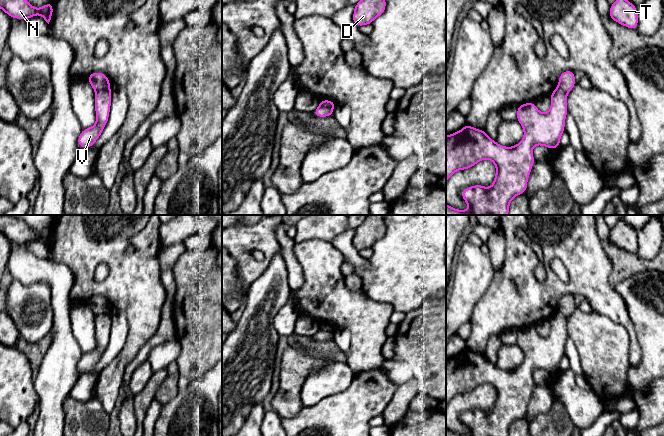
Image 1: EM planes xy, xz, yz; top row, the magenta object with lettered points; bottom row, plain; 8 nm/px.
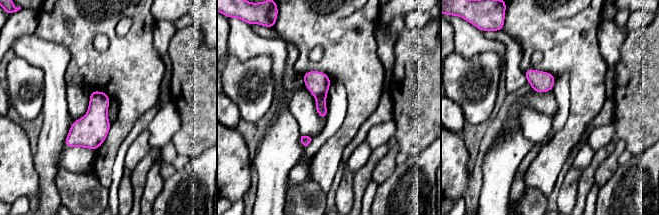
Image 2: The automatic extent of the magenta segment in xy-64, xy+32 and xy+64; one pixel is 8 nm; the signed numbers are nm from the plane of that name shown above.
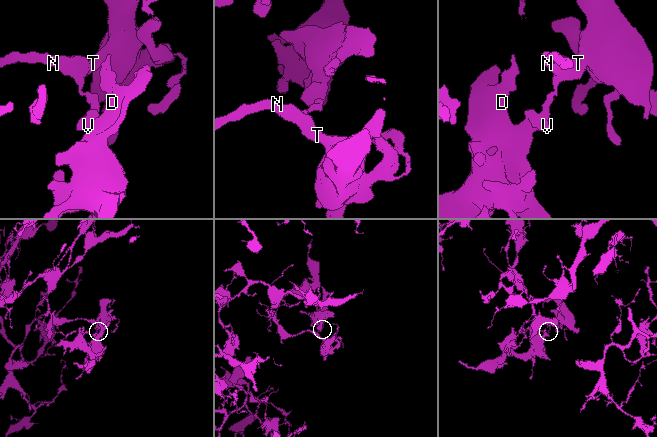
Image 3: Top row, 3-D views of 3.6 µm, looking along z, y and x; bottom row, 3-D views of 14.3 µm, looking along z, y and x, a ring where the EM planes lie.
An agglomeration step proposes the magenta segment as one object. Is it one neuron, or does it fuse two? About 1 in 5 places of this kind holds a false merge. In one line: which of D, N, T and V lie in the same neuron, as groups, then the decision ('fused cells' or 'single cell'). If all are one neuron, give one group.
D V / N T; fused cells

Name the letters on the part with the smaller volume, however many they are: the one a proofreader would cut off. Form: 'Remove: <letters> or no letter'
Remove: D, V

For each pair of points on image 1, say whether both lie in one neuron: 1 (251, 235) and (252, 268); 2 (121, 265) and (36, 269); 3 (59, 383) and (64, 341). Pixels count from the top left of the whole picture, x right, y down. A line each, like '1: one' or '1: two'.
1: one
2: two
3: one

